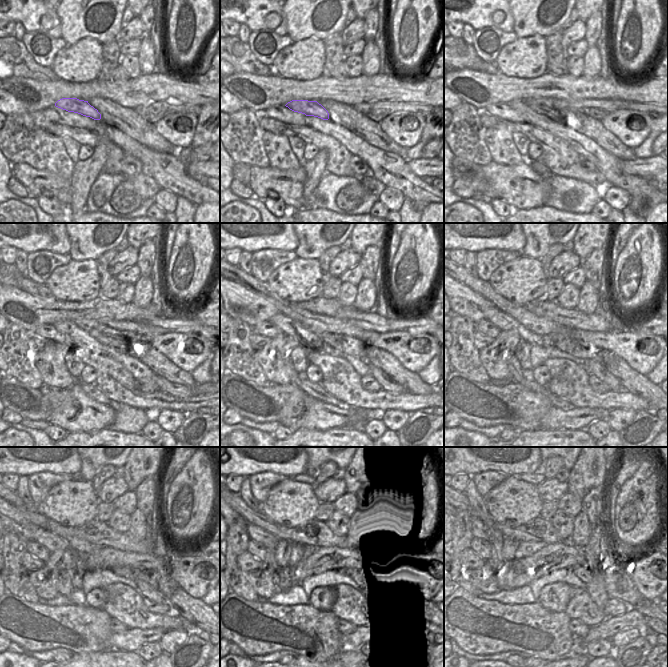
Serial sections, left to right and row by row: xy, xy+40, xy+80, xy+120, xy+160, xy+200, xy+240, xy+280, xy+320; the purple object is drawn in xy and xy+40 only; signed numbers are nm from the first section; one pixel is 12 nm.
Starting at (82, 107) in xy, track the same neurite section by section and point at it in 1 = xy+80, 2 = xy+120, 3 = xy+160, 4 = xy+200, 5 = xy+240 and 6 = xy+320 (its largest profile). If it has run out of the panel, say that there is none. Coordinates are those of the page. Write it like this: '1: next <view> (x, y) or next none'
1: next xy+80 (565, 117)
2: next xy+120 (122, 344)
3: next xy+160 (347, 345)
4: next xy+200 (577, 348)
5: next xy+240 (160, 579)
6: next xy+320 (618, 583)

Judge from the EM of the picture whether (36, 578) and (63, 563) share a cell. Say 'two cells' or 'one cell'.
one cell

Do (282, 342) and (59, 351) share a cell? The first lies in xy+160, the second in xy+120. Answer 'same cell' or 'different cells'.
same cell

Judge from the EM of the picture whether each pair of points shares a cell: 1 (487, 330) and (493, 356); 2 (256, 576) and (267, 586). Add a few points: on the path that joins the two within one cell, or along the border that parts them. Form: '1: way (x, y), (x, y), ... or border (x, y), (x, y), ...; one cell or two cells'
1: border (501, 330), (494, 339); two cells
2: way (259, 579), (264, 583); one cell

